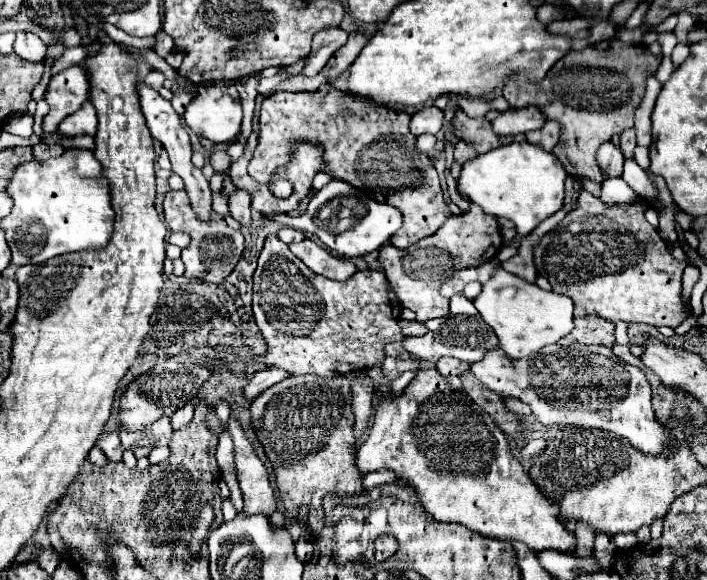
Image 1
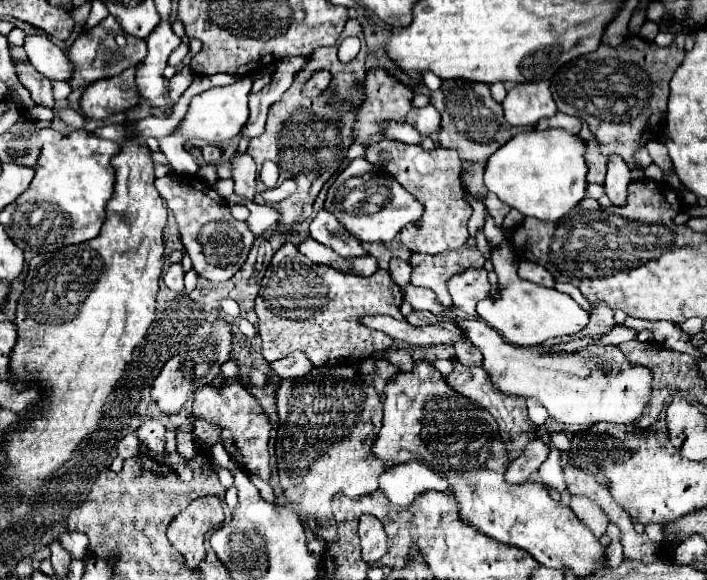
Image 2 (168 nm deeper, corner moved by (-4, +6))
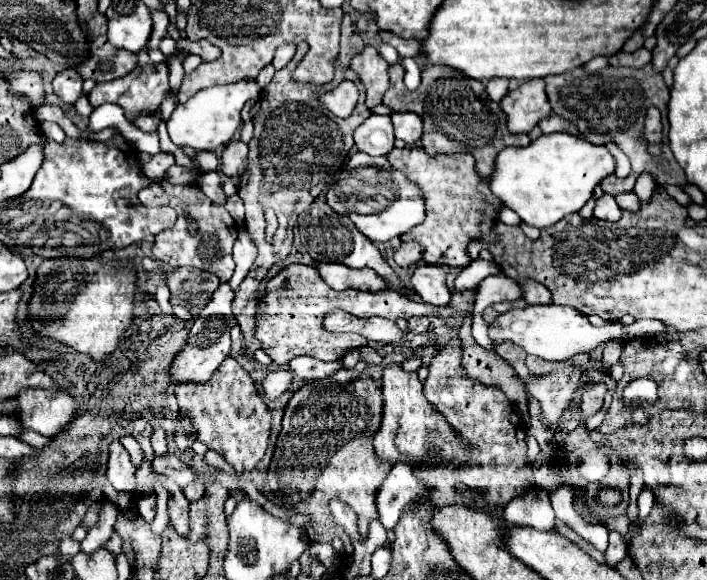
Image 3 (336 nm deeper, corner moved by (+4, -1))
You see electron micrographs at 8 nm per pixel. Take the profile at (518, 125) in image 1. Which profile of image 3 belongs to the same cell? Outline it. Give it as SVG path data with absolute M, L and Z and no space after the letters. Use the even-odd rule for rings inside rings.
M528 80L520 84L500 104L508 116L508 130L516 134L528 134L538 120L552 114L548 96L544 92L544 80Z

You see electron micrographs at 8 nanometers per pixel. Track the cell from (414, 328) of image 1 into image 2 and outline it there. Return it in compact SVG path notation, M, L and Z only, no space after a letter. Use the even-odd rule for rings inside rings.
M412 311L412 315L406 317L412 325L428 325L434 324L438 321L438 318L428 311ZM426 321L426 323L424 323Z

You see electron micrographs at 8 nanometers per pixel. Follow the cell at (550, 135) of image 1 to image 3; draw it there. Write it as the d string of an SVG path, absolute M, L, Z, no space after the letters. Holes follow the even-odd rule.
M552 114L552 116L544 118L544 120L540 120L540 122L538 122L538 126L542 128L542 132L544 132L544 134L552 134L552 132L566 132L566 130L568 130L568 120L564 120L564 118L560 118L560 116Z

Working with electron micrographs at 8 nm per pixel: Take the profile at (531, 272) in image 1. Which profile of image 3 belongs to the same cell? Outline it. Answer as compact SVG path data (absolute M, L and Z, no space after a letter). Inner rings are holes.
M530 280L522 286L524 290L524 300L528 304L550 304L552 298L550 298L550 292L536 280Z

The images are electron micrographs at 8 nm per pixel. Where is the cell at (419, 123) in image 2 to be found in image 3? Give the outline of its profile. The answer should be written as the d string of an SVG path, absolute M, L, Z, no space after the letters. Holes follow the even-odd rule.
M394 112L392 114L392 122L394 122L394 134L396 138L404 140L406 144L414 144L420 140L422 136L422 120L420 116L412 114L412 112Z

